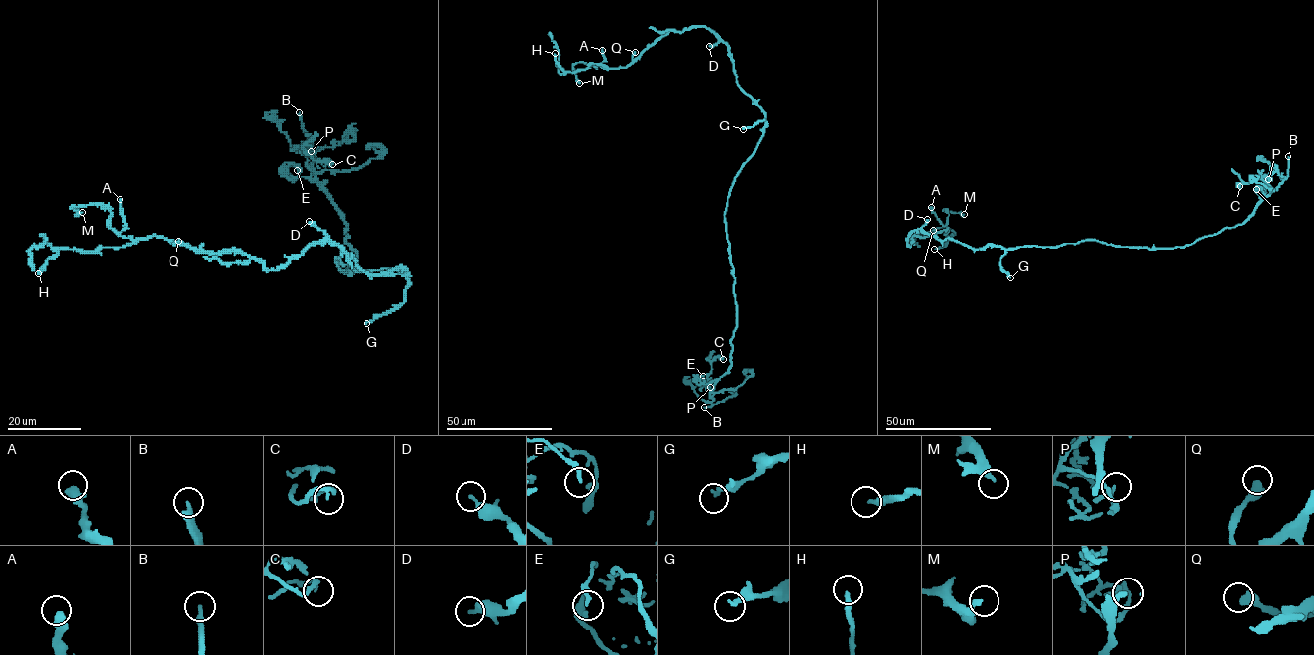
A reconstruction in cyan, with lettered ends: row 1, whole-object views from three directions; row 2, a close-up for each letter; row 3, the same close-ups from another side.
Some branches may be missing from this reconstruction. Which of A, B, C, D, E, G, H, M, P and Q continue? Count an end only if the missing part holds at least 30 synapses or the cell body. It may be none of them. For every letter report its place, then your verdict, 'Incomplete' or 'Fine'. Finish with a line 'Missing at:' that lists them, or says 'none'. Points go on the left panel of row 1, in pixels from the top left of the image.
A: Place: (120, 199). Fine
B: Place: (299, 112). Incomplete
C: Place: (332, 164). Fine
D: Place: (309, 221). Fine
E: Place: (297, 170). Fine
G: Place: (366, 323). Fine
H: Place: (38, 273). Fine
M: Place: (82, 212). Fine
P: Place: (311, 151). Fine
Q: Place: (178, 241). Fine
Missing at: B

